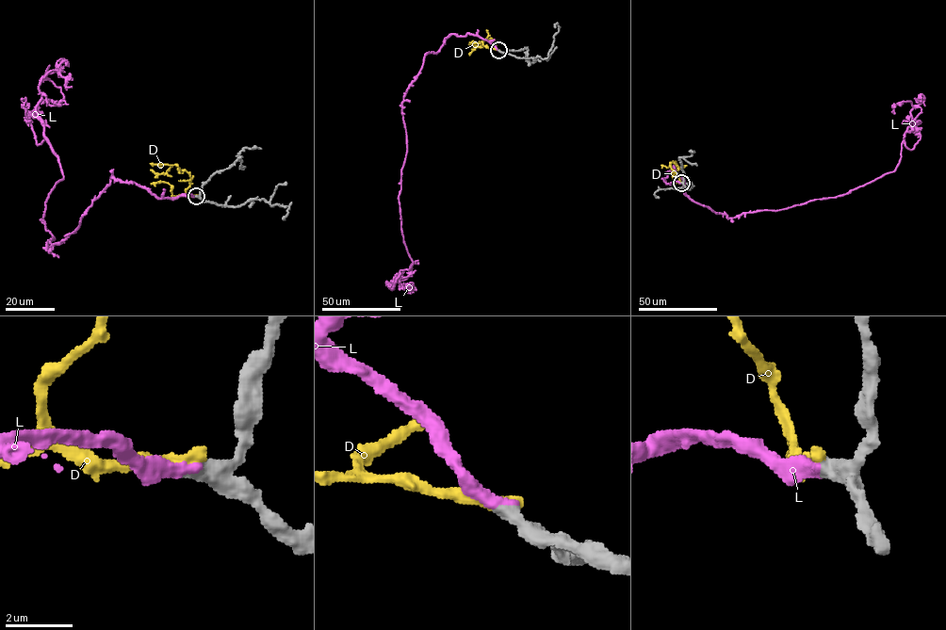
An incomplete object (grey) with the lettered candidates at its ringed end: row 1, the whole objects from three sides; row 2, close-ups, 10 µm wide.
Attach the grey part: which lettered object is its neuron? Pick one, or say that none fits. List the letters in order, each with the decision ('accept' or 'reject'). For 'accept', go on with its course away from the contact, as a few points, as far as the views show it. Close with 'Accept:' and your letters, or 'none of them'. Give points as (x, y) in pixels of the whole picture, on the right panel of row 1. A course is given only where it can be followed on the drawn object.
D: reject
L: accept | via (681, 183), (665, 173), (728, 218), (842, 195), (893, 171), (914, 105), (917, 122)
Accept: L

